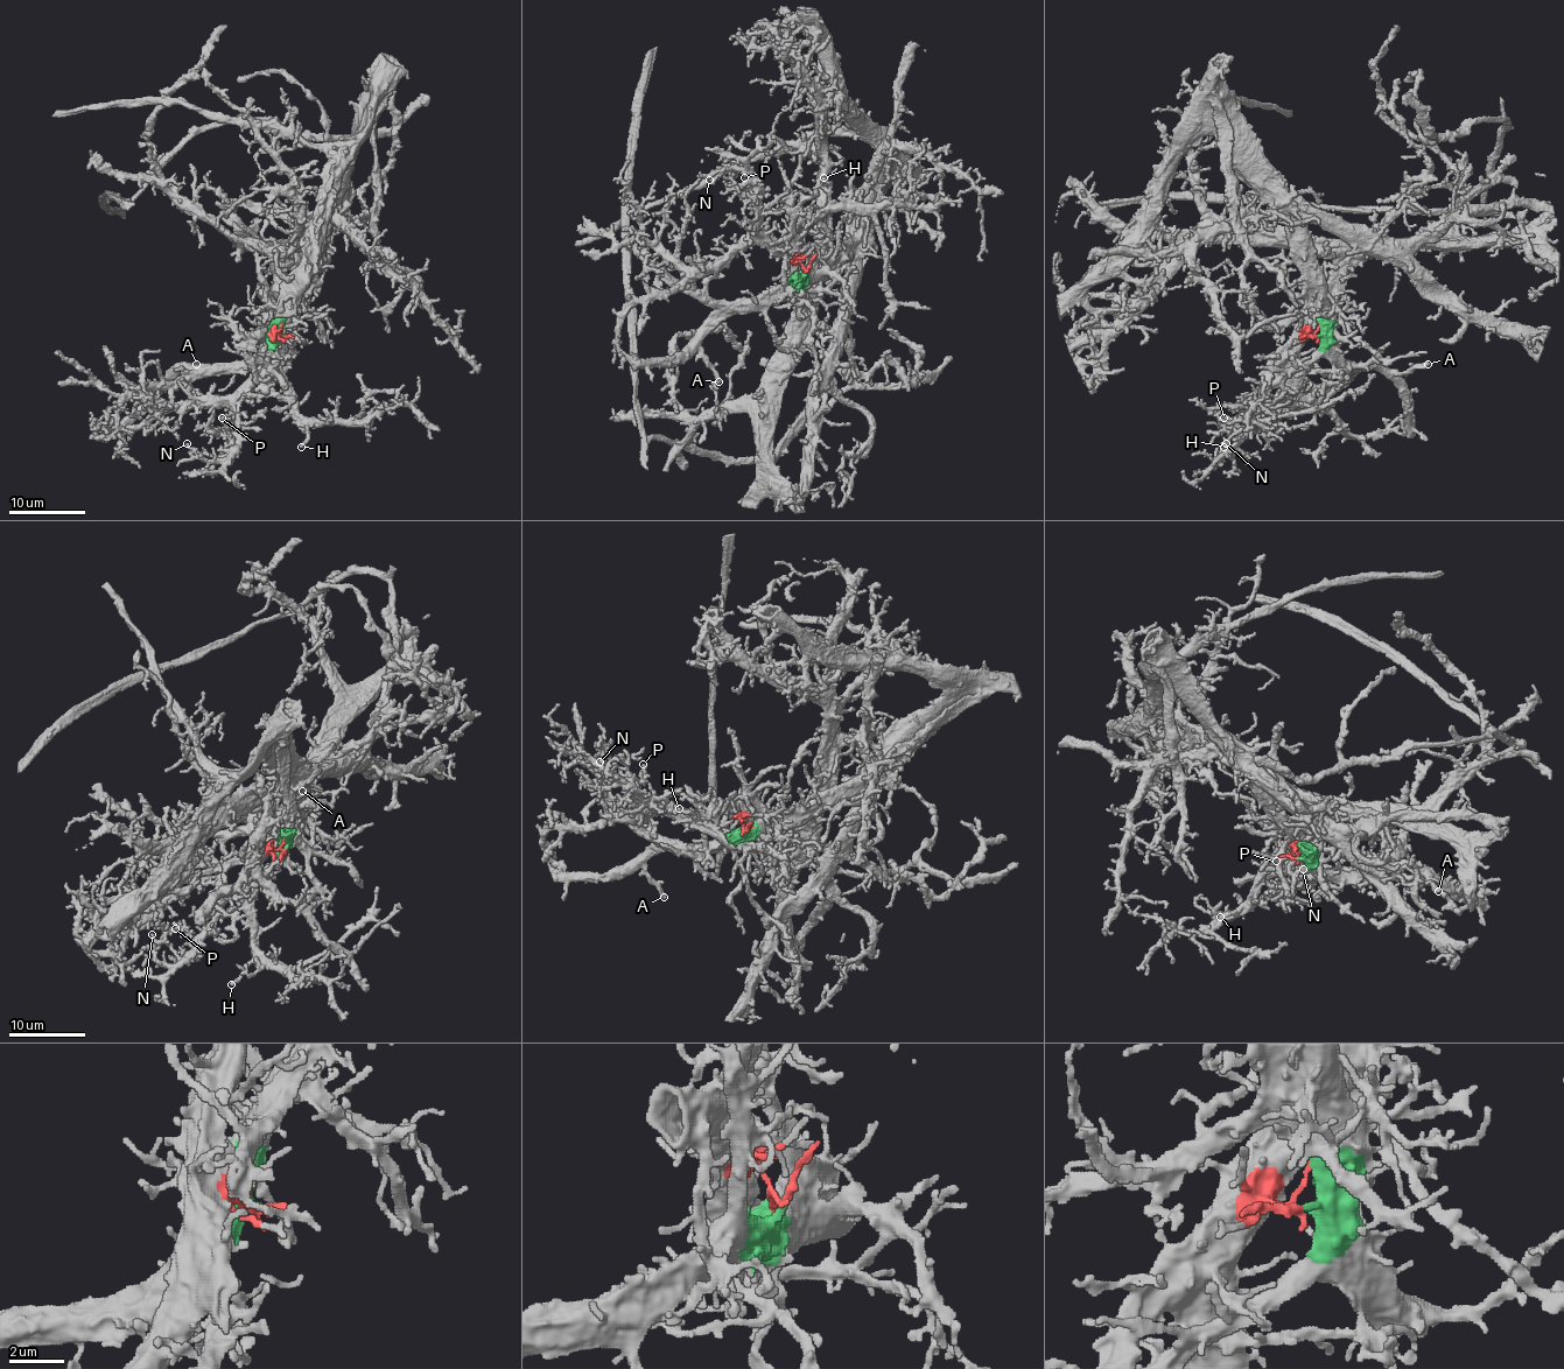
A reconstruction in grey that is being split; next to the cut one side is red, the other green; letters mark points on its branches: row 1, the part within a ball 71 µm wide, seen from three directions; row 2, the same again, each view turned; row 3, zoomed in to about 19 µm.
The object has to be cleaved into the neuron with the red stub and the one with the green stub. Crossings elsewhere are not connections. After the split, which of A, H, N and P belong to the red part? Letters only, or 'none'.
H, N, P

